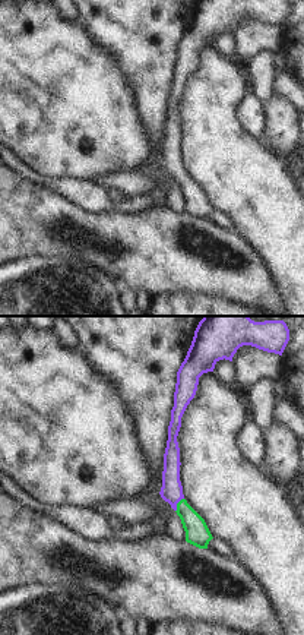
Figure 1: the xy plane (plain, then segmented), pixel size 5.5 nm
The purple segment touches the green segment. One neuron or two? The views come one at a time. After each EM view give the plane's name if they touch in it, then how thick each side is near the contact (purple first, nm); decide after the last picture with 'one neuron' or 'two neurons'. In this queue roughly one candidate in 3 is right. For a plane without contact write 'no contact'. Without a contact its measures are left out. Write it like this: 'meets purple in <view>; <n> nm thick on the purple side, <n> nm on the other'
meets purple in xy; 120 nm thick on the purple side, 130 nm on the other

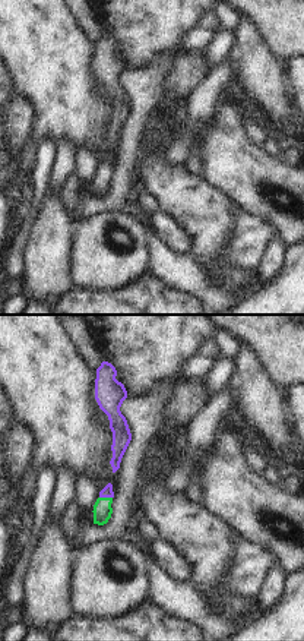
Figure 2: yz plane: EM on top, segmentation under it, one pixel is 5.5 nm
meets purple in yz; 60 nm thick on the purple side, 100 nm on the other

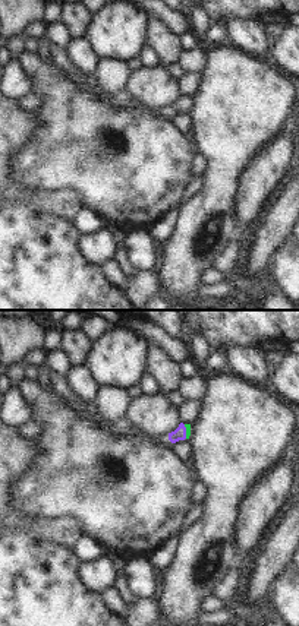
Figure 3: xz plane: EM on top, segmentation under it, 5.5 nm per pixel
meets purple in xz; 70 nm thick on the purple side, 30 nm on the other

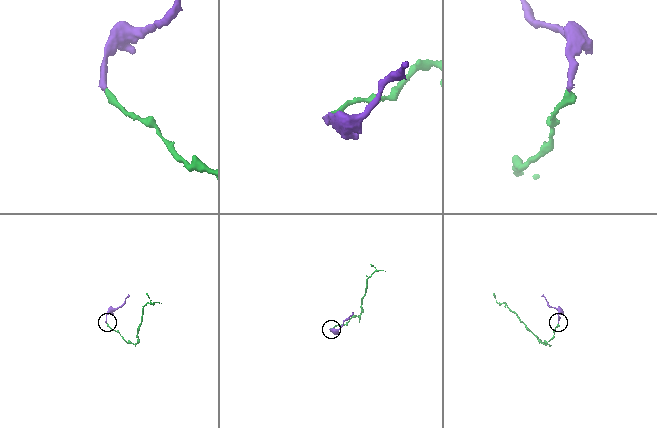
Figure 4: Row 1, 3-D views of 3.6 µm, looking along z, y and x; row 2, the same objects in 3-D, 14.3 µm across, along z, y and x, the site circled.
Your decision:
one neuron

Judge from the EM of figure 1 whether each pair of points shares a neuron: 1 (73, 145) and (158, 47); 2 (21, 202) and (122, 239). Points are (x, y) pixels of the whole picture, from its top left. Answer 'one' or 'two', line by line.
1: two
2: one

